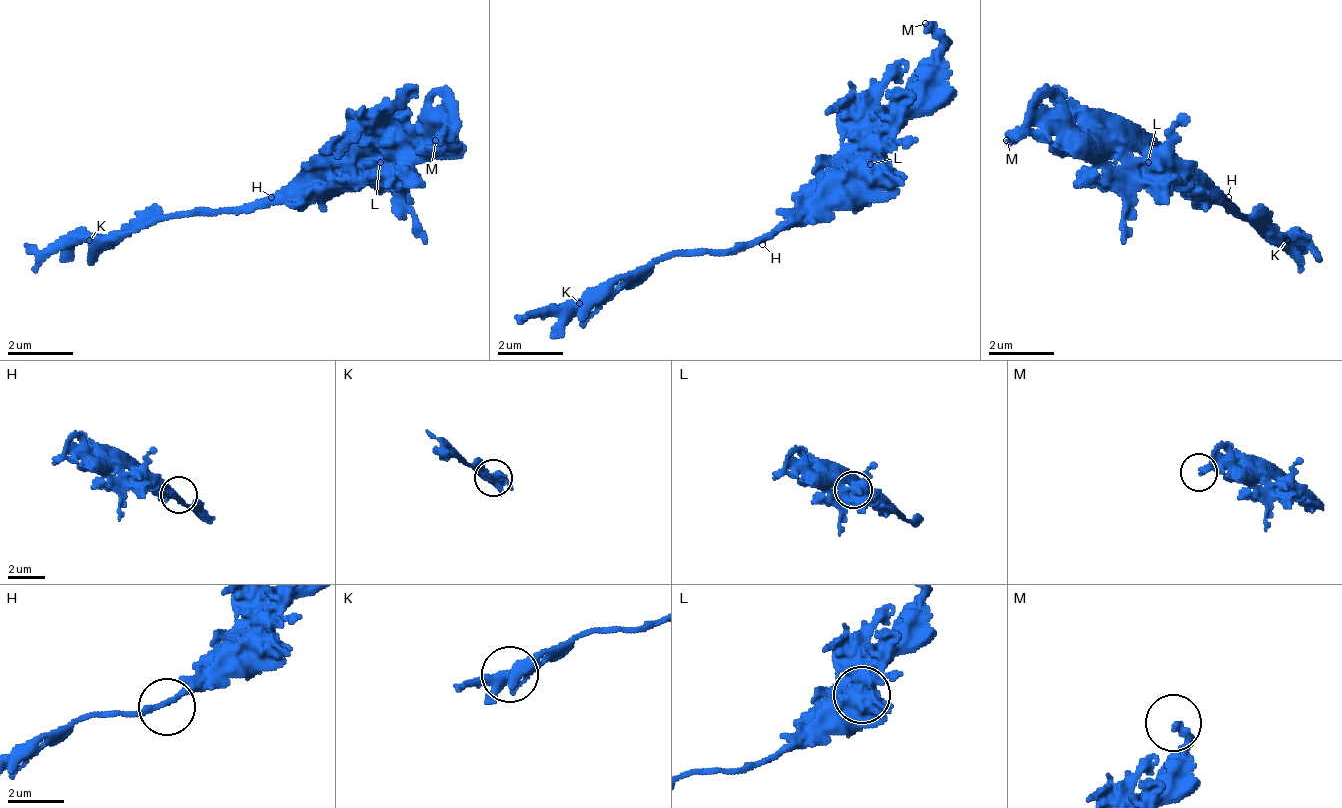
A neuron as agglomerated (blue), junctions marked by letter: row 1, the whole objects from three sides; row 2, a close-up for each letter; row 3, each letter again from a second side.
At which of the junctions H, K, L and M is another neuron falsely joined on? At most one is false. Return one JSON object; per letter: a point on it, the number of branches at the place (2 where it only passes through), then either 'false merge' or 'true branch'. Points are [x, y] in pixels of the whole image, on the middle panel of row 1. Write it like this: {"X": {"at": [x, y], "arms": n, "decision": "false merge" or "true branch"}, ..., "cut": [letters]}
{"H": {"at": [762, 244], "arms": 2, "decision": "true branch"}, "K": {"at": [579, 303], "arms": 3, "decision": "true branch"}, "L": {"at": [870, 164], "arms": 3, "decision": "true branch"}, "M": {"at": [925, 23], "arms": 1, "decision": "true branch"}, "cut": []}

